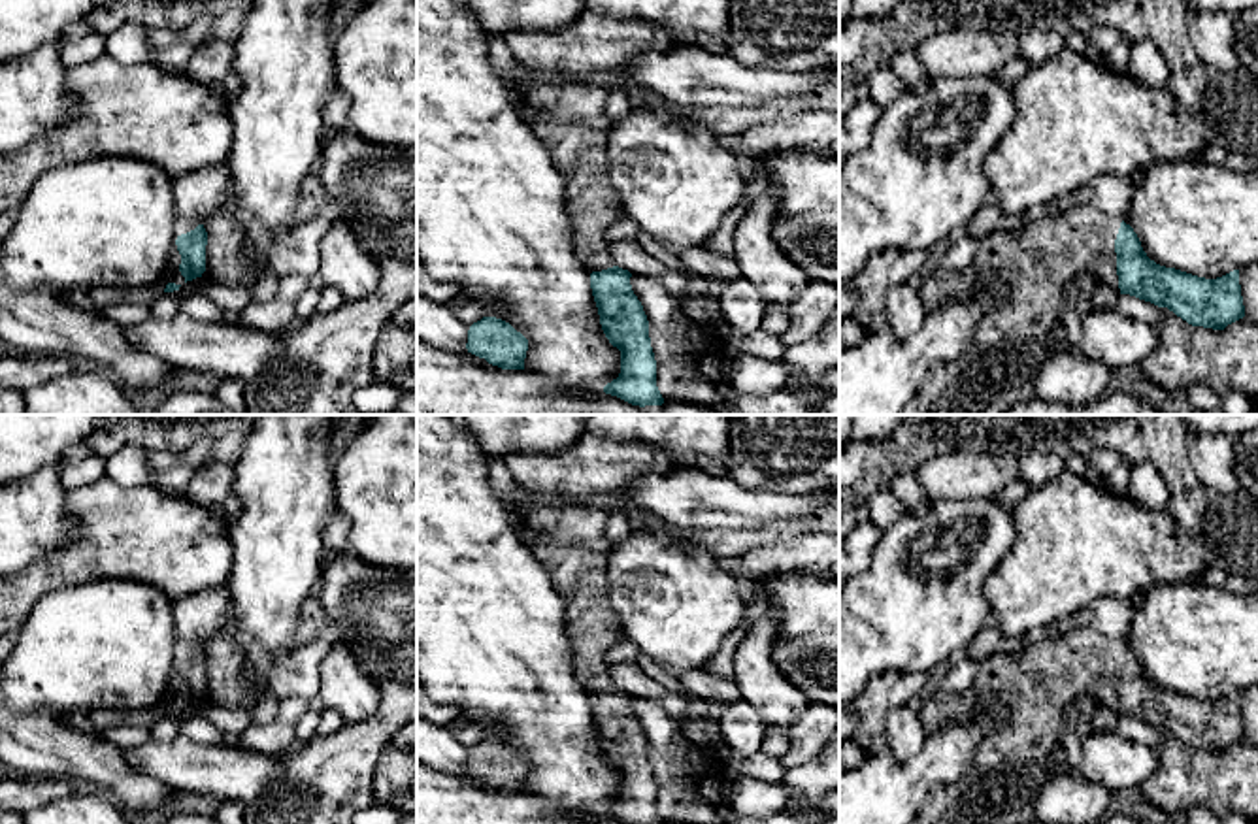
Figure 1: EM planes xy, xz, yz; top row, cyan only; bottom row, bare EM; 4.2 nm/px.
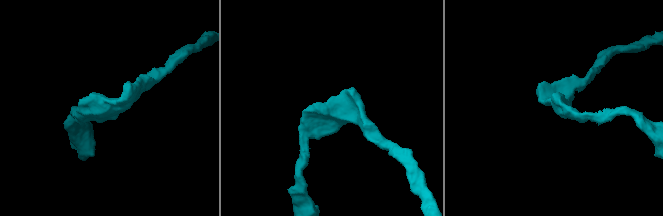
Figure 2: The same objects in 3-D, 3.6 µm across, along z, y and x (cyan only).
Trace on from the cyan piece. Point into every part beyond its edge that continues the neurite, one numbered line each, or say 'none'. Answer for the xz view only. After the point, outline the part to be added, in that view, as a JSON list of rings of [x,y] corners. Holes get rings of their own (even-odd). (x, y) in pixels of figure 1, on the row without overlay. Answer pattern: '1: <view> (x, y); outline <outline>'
1: xz (568, 540); outline [[[524,494],[504,505],[519,539],[545,566],[564,600],[575,679],[590,696],[613,690],[605,654],[617,645],[622,624],[611,607],[607,583],[607,511],[573,500],[528,505]]]

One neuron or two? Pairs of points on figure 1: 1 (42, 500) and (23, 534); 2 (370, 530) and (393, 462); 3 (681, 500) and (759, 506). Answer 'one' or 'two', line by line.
1: one
2: one
3: one

